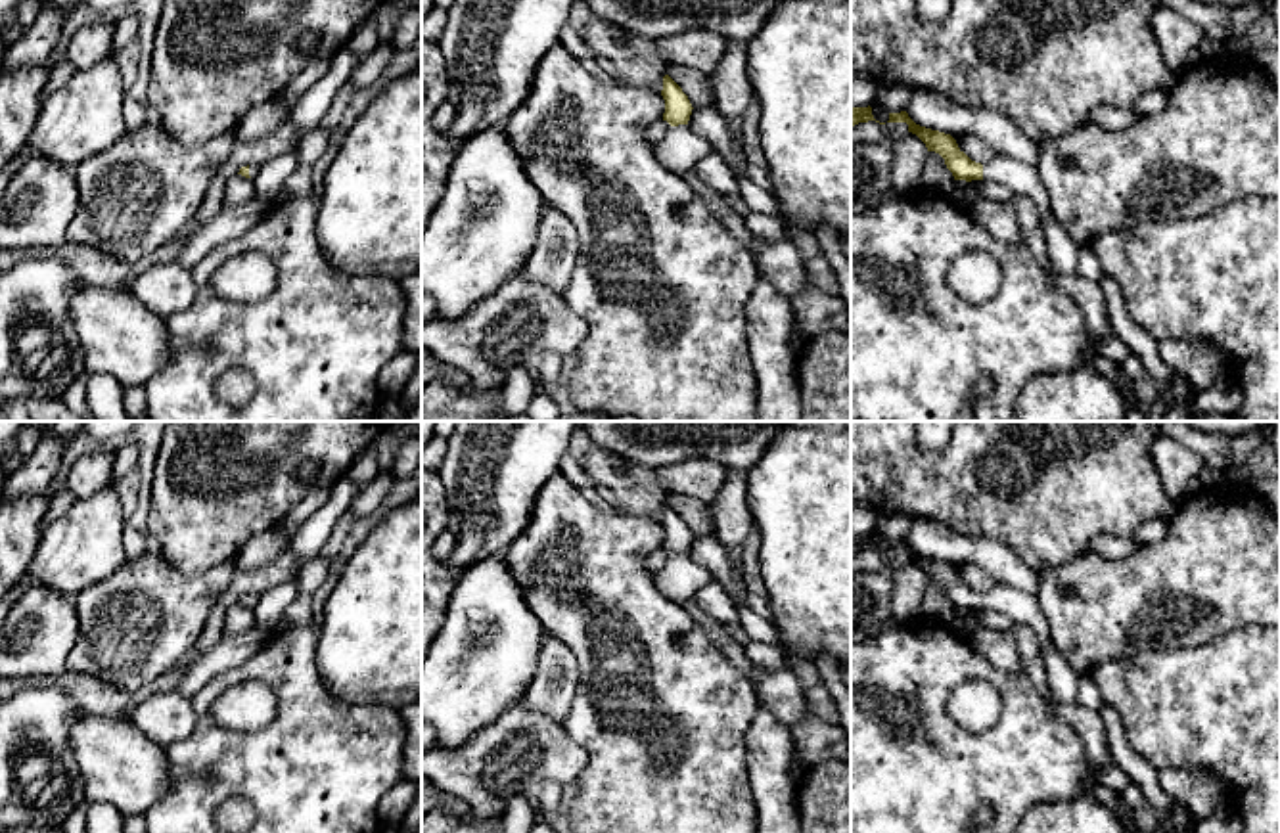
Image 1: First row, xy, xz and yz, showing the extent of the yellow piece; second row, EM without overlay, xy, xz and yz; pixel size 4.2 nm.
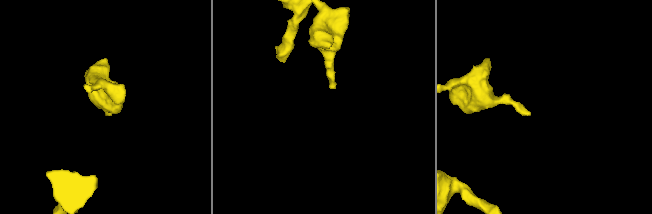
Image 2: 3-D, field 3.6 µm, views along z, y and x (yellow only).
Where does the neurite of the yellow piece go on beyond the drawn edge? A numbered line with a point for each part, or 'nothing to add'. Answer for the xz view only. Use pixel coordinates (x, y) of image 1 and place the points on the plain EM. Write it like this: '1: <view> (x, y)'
1: xz (679, 581)

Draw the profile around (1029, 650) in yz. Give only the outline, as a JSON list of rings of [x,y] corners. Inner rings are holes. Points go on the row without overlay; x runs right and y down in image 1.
[[[1016,622],[1012,632],[1021,659],[1019,668],[1029,676],[1035,687],[1042,695],[1046,695],[1048,680],[1046,680],[1044,661],[1040,657],[1040,643],[1037,640],[1037,634],[1027,624],[1021,622]]]

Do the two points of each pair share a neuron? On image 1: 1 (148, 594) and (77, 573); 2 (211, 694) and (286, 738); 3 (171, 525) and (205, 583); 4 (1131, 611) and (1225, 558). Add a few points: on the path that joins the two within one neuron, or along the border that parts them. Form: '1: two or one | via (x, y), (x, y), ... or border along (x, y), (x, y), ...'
1: two | border along (127, 560), (73, 598)
2: one | via (204, 720), (227, 743), (259, 743)
3: two | border along (160, 552), (188, 575), (204, 573), (232, 560)
4: one | via (1154, 598), (1169, 588), (1188, 588), (1202, 579)

